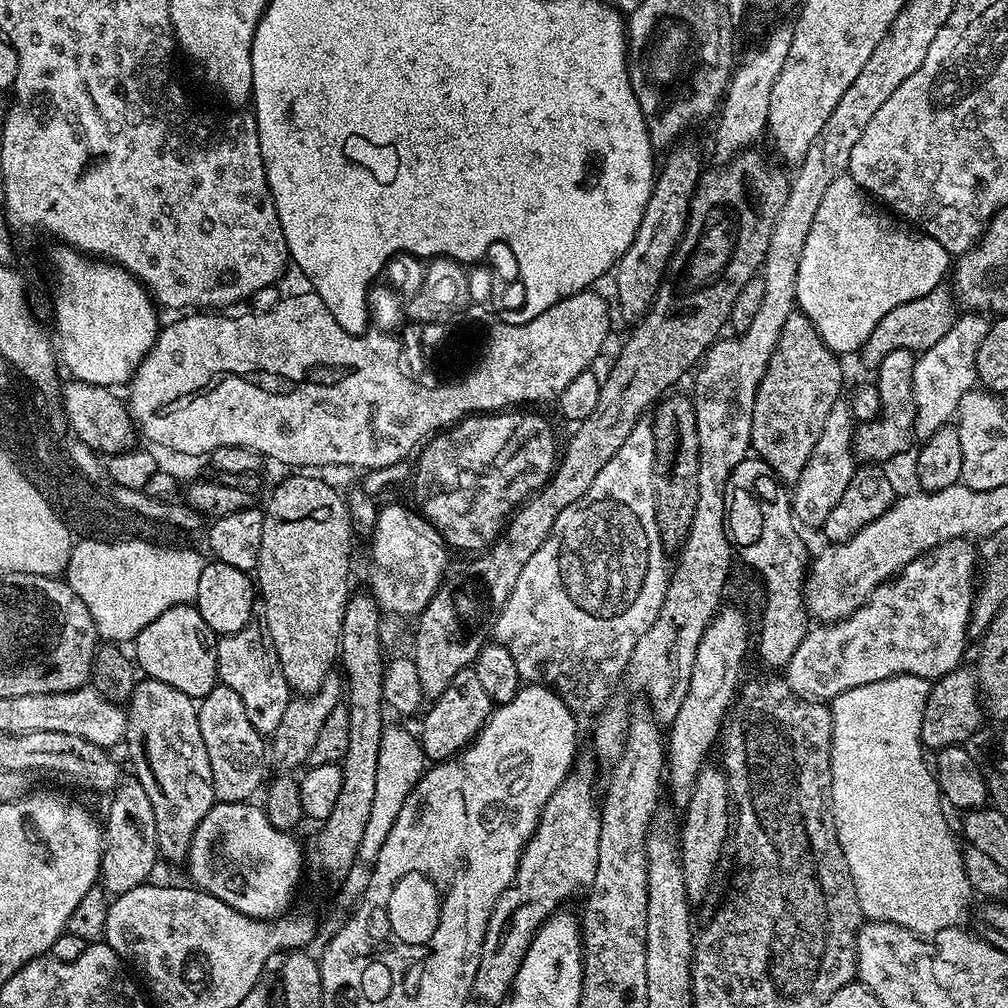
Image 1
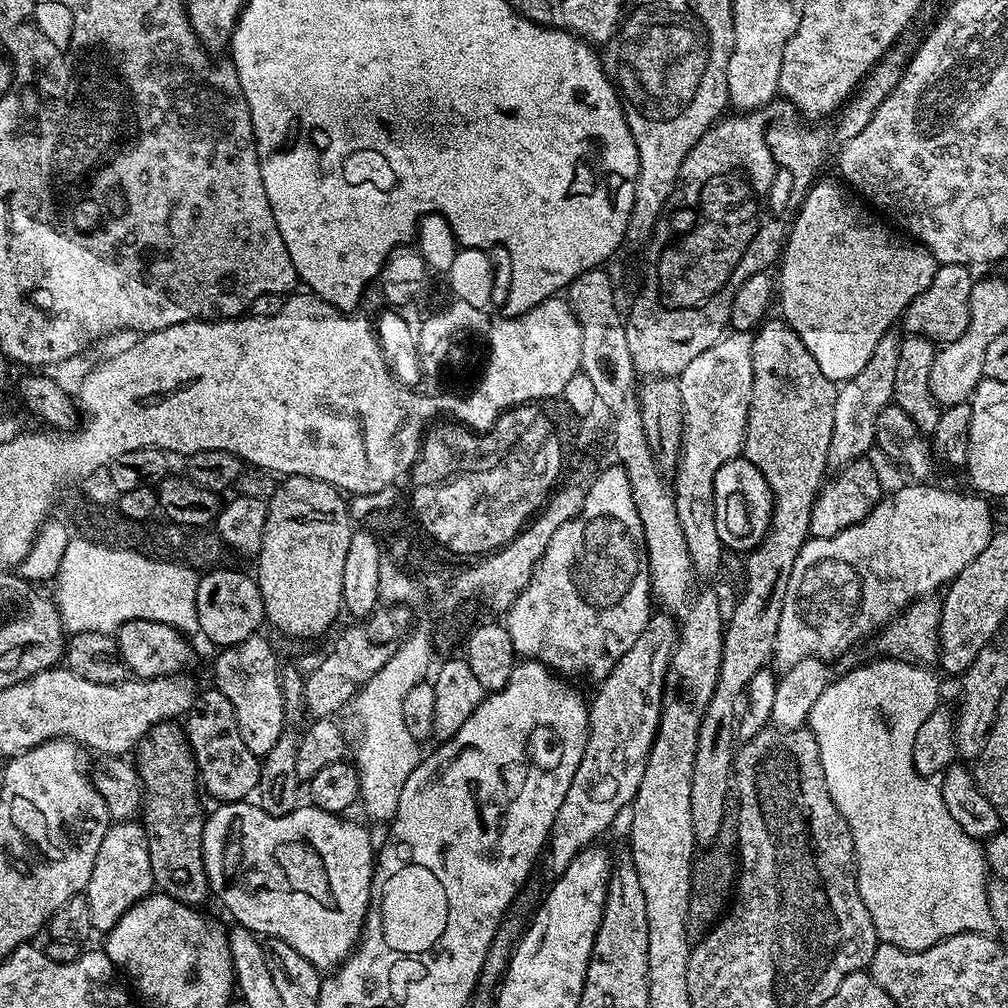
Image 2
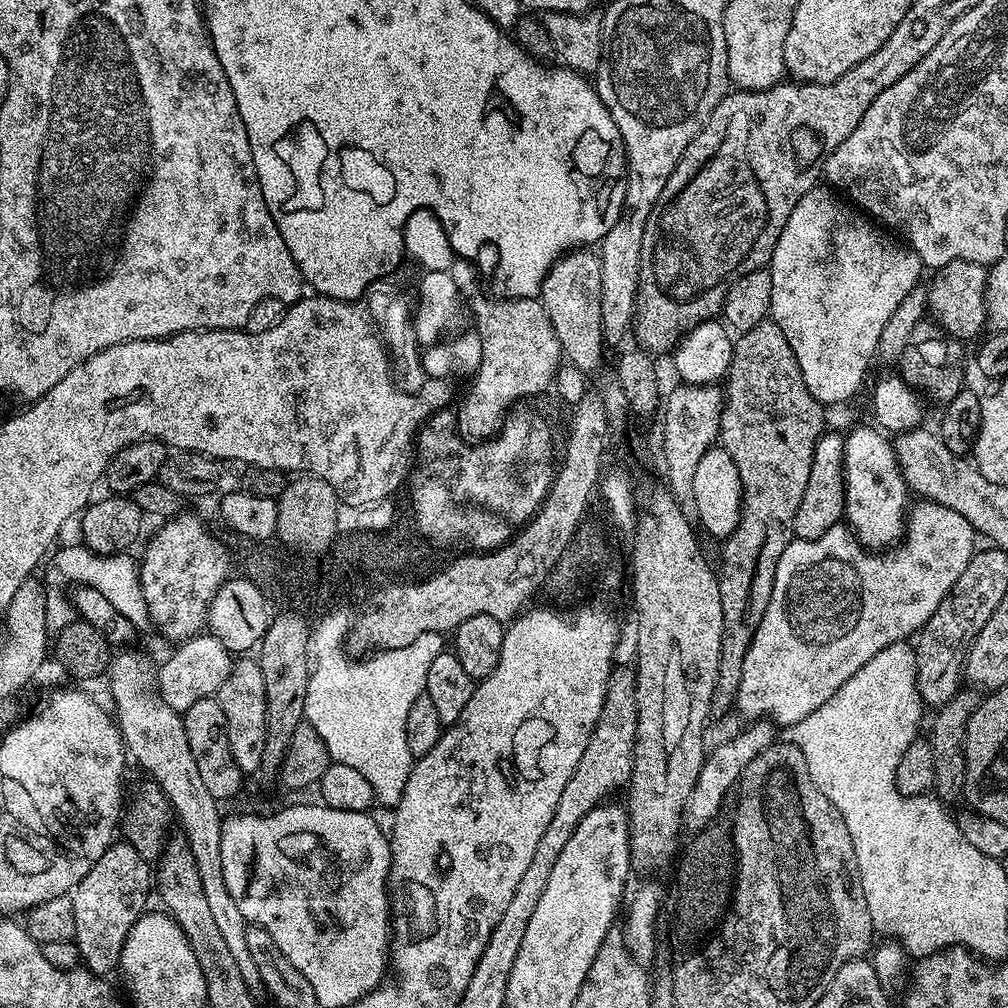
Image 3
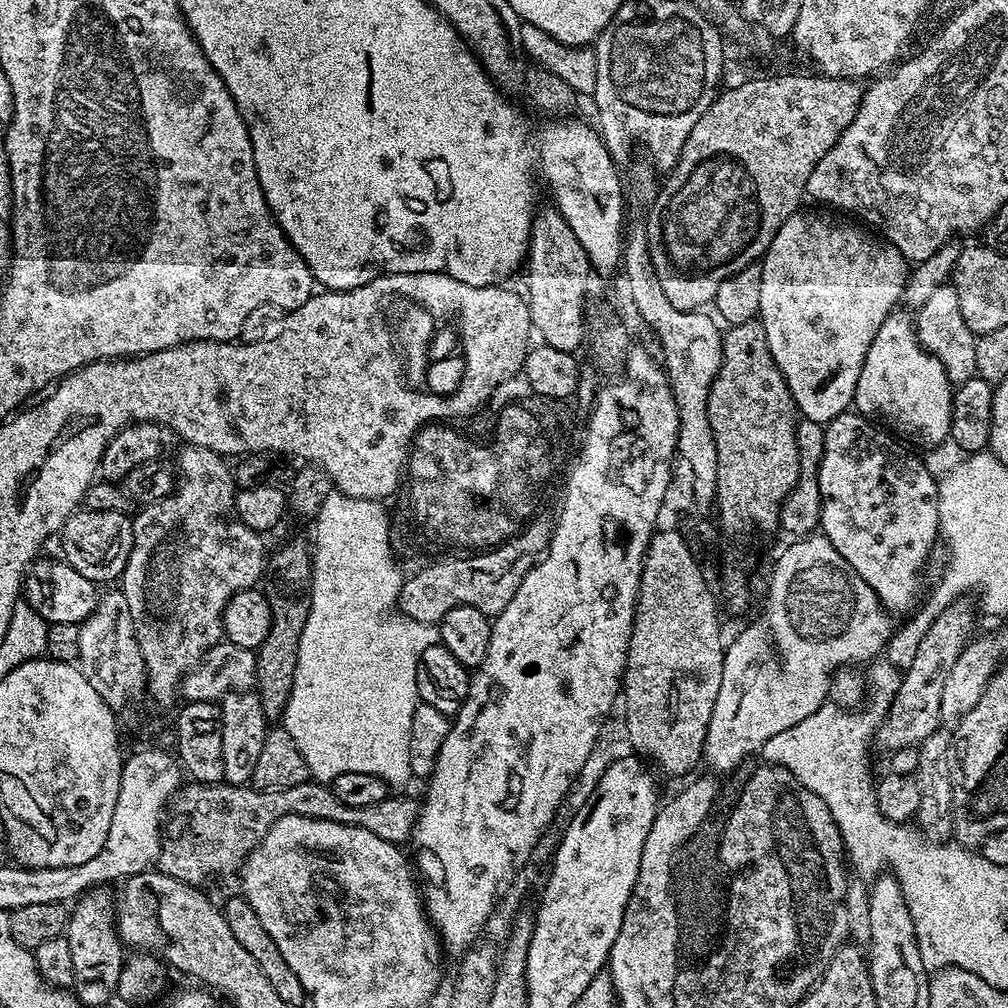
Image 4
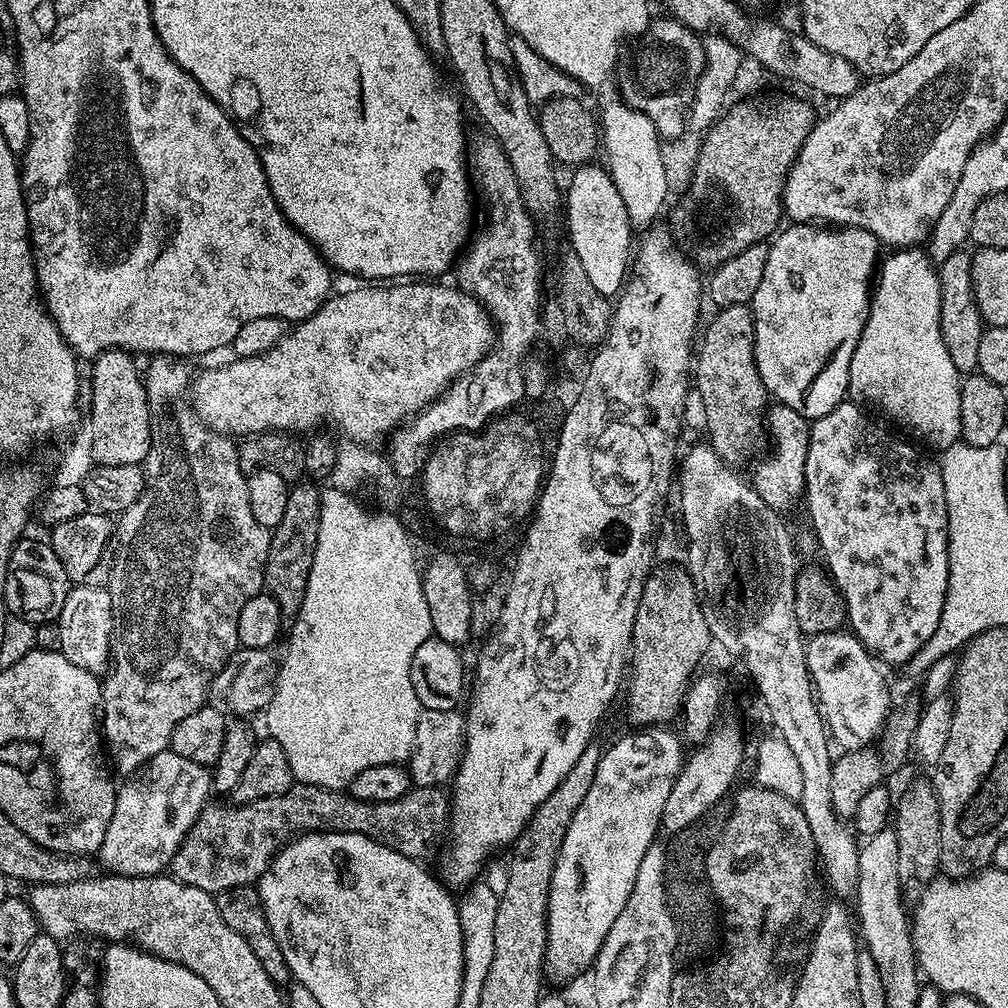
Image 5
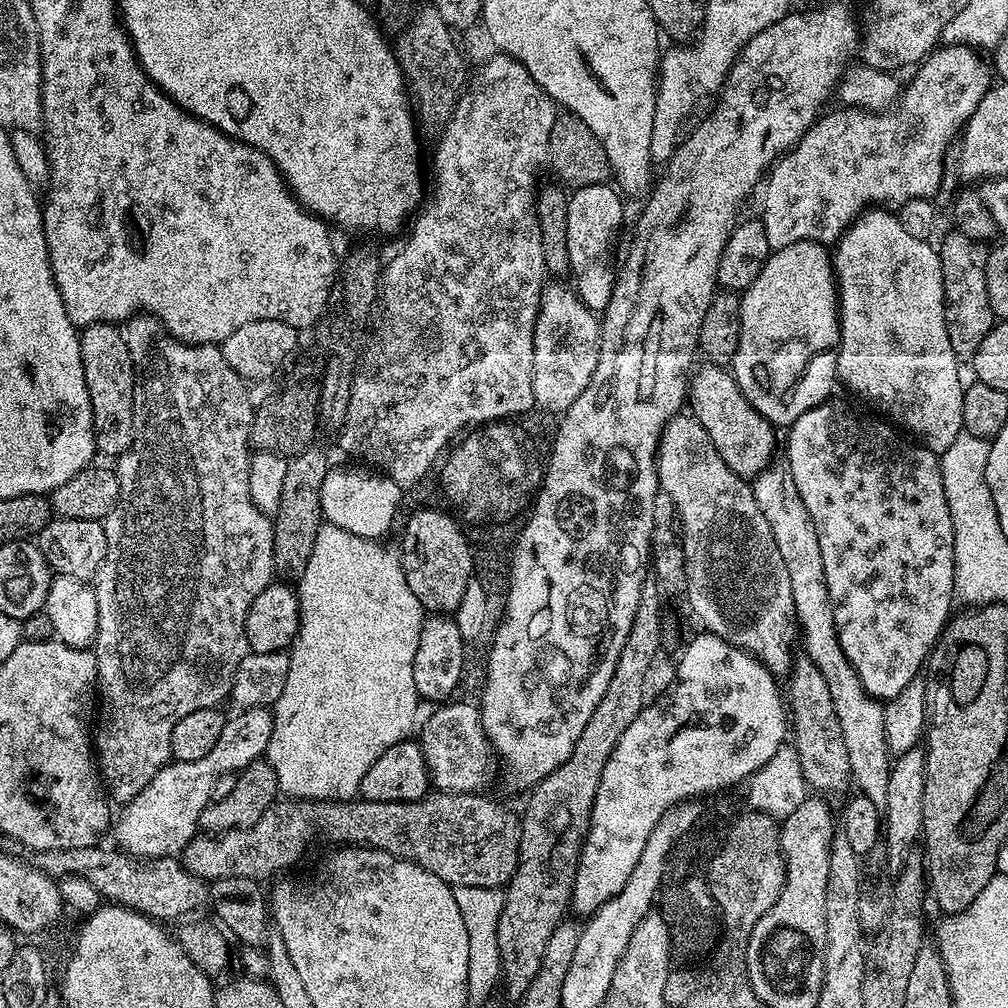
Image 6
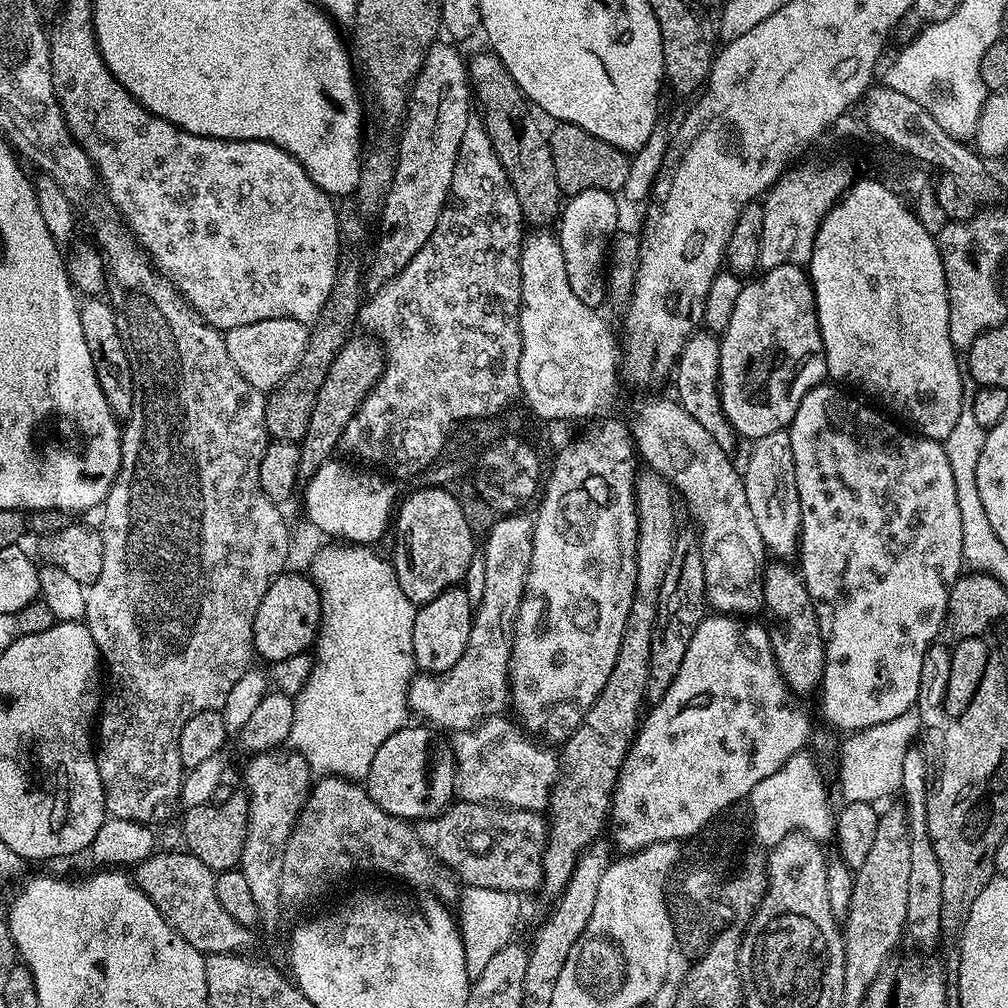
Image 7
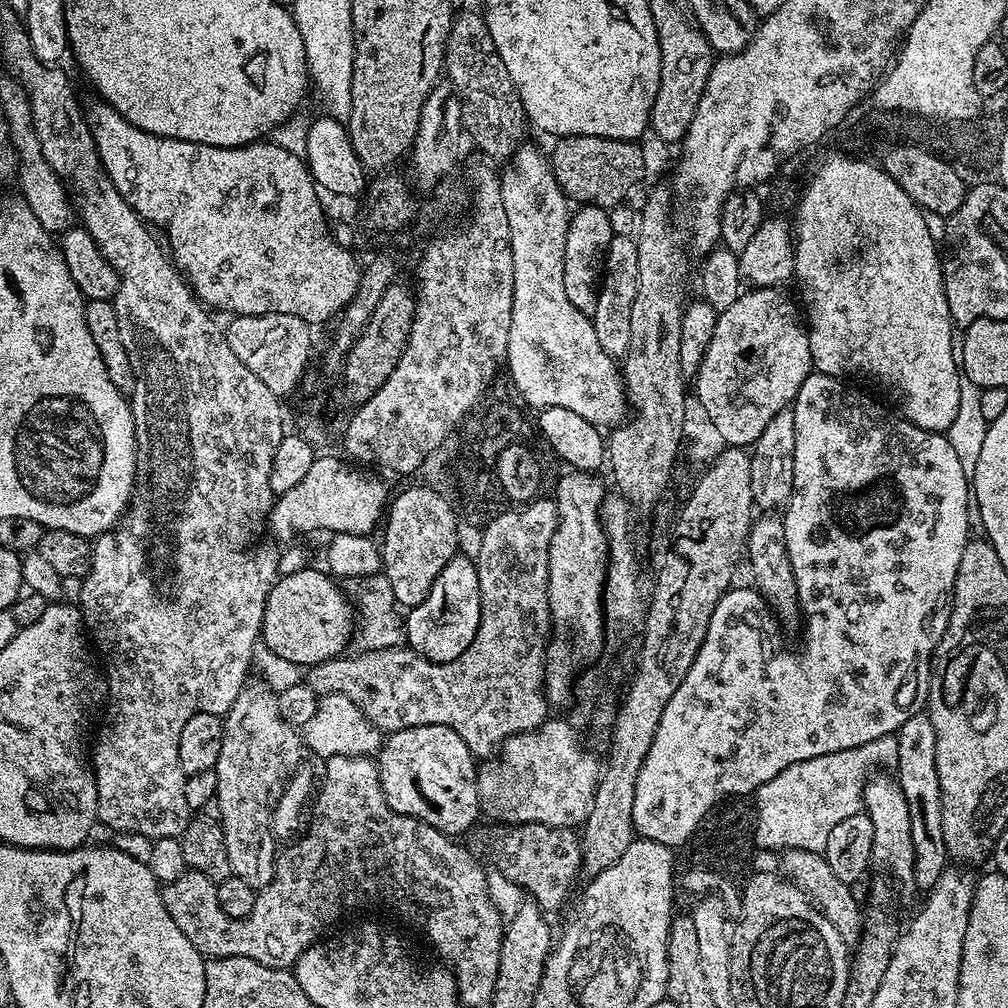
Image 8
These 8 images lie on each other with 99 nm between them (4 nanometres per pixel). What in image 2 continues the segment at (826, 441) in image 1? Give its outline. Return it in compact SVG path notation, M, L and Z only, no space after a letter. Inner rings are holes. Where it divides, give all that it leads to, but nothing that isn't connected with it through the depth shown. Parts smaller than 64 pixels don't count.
M895 331L887 332L874 346L874 354L870 354L870 362L854 374L854 378L843 381L836 389L834 402L833 431L828 451L828 464L831 469L839 470L847 462L865 457L872 450L876 439L878 414L893 403L894 373L898 370L898 350L901 337Z

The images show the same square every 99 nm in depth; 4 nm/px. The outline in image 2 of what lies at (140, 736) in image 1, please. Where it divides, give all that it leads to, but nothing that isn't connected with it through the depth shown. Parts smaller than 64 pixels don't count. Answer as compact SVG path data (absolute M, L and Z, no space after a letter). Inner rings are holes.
M165 722L156 724L140 739L134 749L134 763L136 772L140 776L140 783L144 786L144 802L142 805L142 825L148 836L150 867L153 871L153 882L161 893L174 898L183 904L193 906L203 905L204 899L209 899L208 875L202 854L202 838L204 837L205 809L200 809L198 792L198 773L196 760L192 757L192 748L188 745L188 738L179 723Z

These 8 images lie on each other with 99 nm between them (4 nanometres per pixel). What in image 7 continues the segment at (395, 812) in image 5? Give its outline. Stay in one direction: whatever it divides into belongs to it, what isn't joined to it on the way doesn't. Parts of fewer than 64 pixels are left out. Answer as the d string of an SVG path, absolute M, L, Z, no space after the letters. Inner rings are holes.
M460 800L453 802L444 809L443 812L437 812L435 816L429 816L415 825L418 838L422 842L422 846L426 846L426 850L430 850L430 854L443 864L461 885L467 887L485 887L489 890L502 890L515 892L517 894L525 894L524 892L532 892L541 887L544 882L544 851L548 845L548 825L545 817L538 812L523 812L520 808L506 808L495 804L475 804L469 800Z

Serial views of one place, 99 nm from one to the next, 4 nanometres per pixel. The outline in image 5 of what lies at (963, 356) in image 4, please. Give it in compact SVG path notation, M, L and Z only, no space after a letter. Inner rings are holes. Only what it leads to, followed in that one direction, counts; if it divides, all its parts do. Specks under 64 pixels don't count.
M961 250L950 254L946 262L938 265L940 277L940 329L942 342L946 342L946 350L950 350L950 362L962 374L972 374L977 371L978 342L982 342L985 323L980 317L980 311L974 298L972 285L972 257L967 251Z

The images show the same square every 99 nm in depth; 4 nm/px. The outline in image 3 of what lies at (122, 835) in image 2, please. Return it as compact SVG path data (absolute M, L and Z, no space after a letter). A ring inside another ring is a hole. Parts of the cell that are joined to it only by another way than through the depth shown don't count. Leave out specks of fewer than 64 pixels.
M114 842L111 847L106 849L103 854L102 858L98 860L91 868L90 871L87 872L86 877L82 878L82 882L79 883L79 886L72 889L70 895L72 901L74 902L74 924L75 924L75 938L76 941L76 948L79 950L81 963L87 968L89 972L93 972L96 975L109 975L109 971L112 971L119 965L120 956L122 946L125 945L125 938L126 934L129 933L129 930L133 928L134 922L137 921L140 915L143 915L145 908L147 907L146 900L148 898L148 890L151 891L152 888L152 870L149 866L149 863L145 861L136 850L132 847L131 844L127 842Z

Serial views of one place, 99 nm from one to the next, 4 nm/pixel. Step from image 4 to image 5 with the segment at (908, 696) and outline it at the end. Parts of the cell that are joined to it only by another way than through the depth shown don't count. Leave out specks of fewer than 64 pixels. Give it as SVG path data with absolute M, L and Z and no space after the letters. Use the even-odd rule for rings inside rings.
M910 706L895 707L886 719L881 733L878 747L880 746L880 760L870 756L866 750L852 750L841 753L834 761L831 770L830 792L831 802L837 816L843 820L853 819L857 806L870 790L881 785L881 768L888 774L896 771L908 758L910 758L916 739L916 728L919 720L919 711Z

